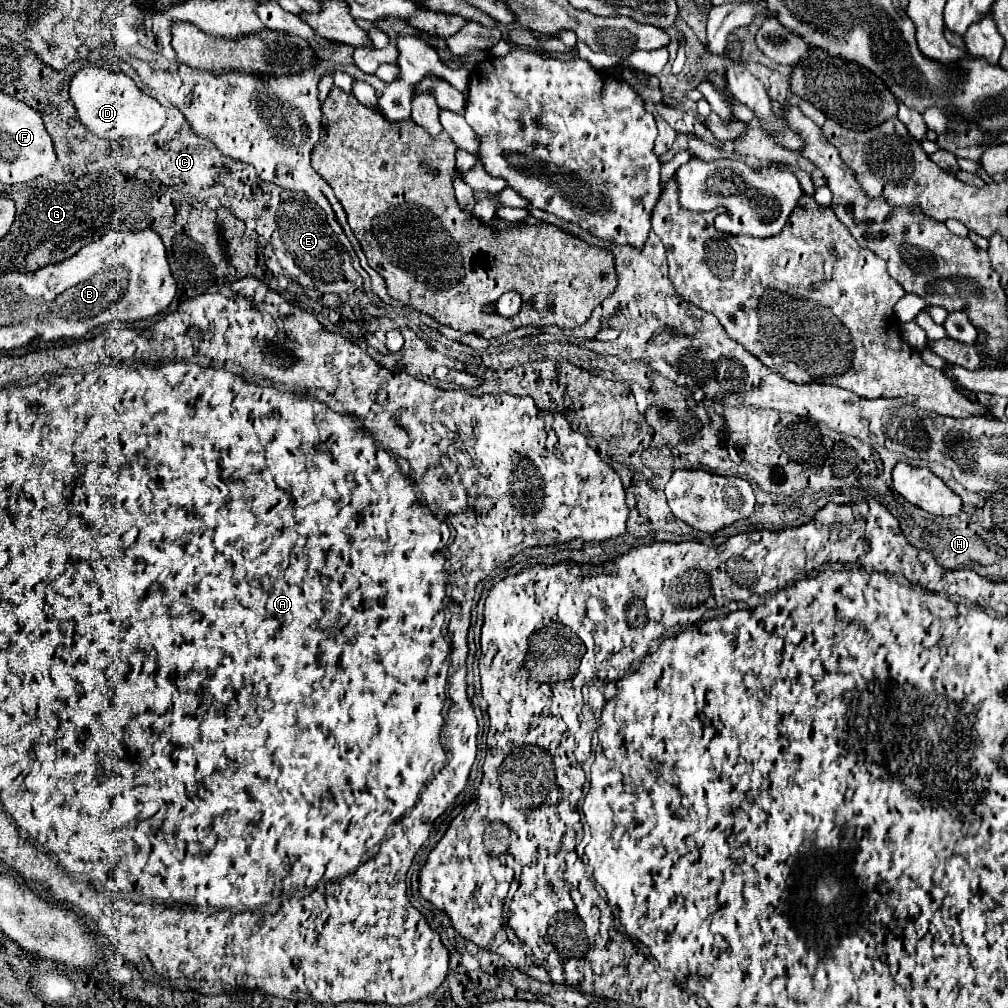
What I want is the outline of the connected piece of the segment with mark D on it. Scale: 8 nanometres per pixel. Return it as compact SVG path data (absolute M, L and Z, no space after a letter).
M88 65L82 67L70 81L70 99L78 111L80 121L102 139L126 139L126 137L148 137L156 133L164 121L164 107L144 91L136 87L132 77L122 71L110 71L104 67Z

